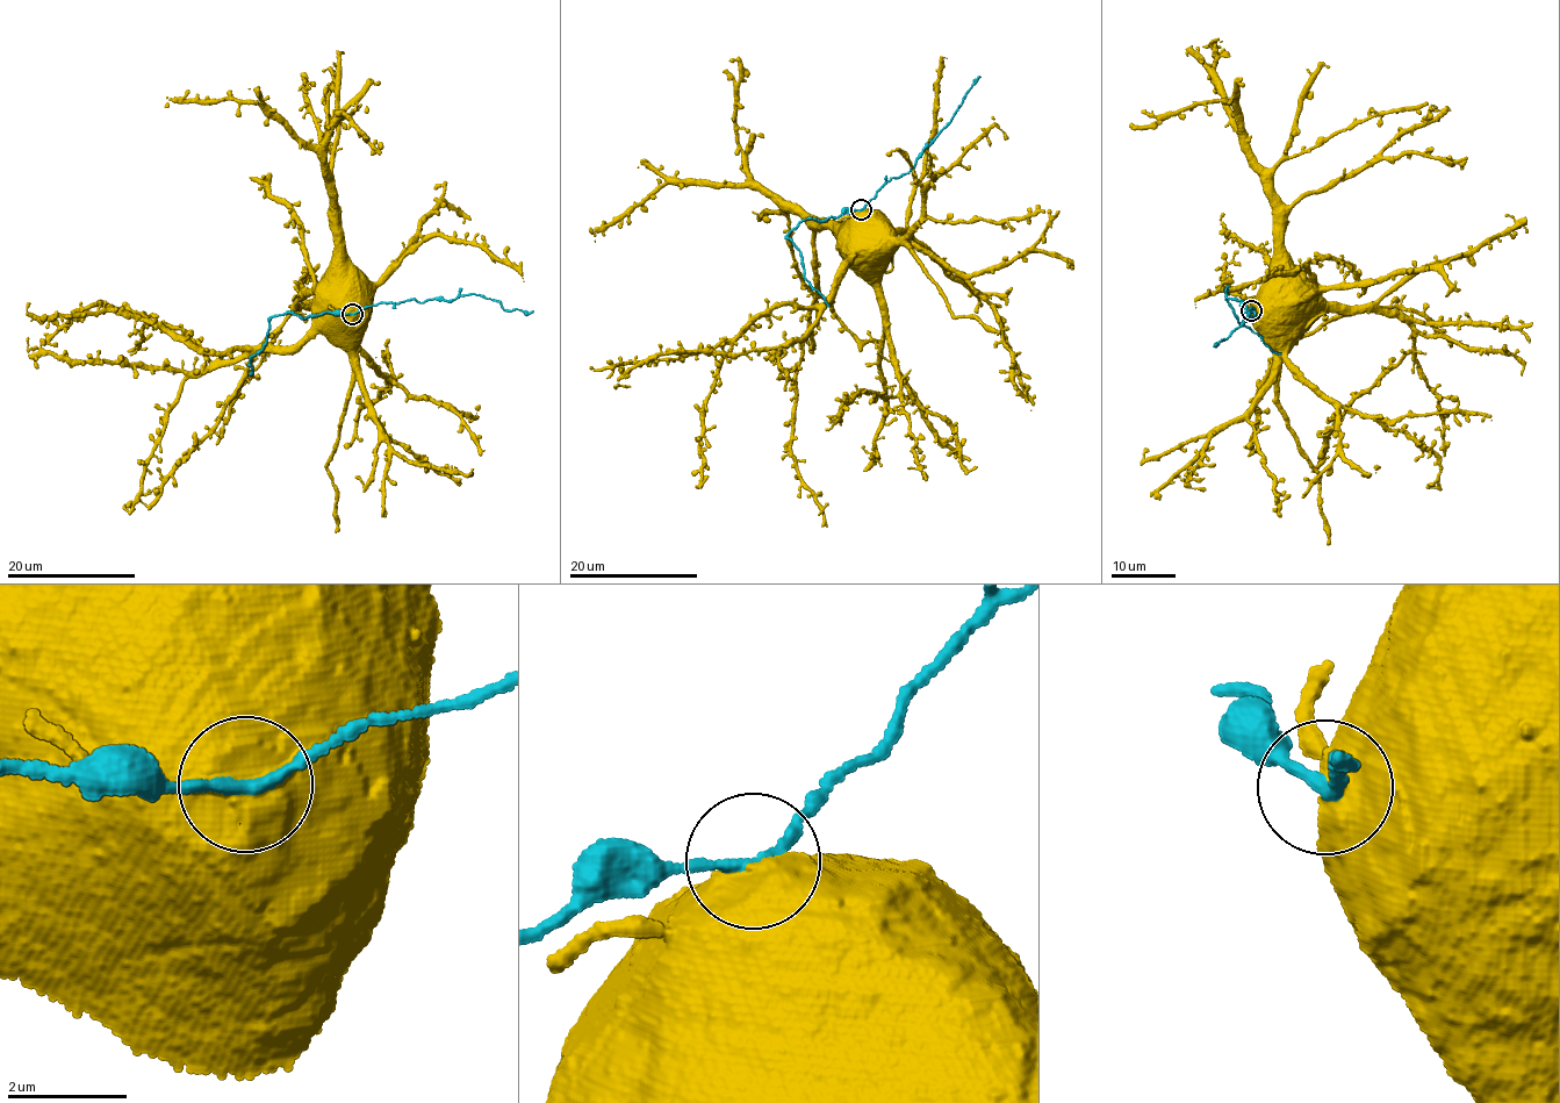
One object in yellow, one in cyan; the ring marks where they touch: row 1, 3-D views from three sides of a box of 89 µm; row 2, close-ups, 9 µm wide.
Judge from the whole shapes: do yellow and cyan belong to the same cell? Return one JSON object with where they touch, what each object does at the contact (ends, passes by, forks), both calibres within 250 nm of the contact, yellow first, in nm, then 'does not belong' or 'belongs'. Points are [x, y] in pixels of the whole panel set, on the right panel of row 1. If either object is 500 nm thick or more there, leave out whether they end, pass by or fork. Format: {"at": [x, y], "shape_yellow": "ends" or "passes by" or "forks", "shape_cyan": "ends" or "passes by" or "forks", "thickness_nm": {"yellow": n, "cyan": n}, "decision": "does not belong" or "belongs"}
{"at": [1251, 310], "thickness_nm": {"yellow": 750, "cyan": 190}, "decision": "does not belong"}

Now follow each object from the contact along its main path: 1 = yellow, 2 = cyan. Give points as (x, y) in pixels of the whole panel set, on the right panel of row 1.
1: (1251, 312), (1394, 312), (1411, 329), (1413, 349), (1344, 410), (1325, 438), (1317, 462)
2: (1250, 312), (1253, 312), (1251, 307), (1255, 319), (1244, 320), (1217, 345)

